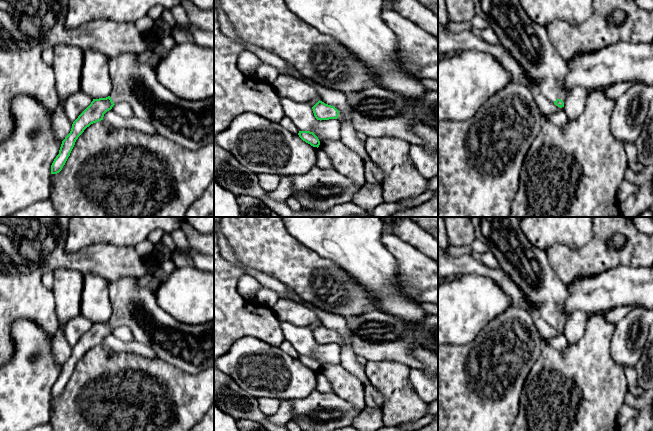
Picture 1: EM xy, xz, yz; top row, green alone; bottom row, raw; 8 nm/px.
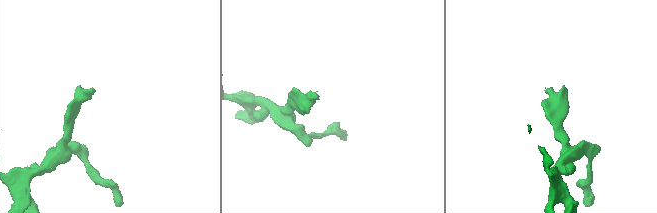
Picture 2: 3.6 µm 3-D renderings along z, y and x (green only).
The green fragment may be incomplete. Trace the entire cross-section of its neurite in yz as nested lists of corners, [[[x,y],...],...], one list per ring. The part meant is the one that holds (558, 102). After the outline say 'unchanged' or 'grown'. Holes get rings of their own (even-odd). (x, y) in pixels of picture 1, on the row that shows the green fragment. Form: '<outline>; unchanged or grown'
[[[473,0],[476,15],[487,19],[499,38],[500,44],[523,68],[528,78],[556,106],[564,107],[564,102],[571,91],[563,87],[567,75],[567,62],[554,48],[547,28],[532,21],[525,13],[520,0]]]; grown

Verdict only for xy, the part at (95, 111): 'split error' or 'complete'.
split error

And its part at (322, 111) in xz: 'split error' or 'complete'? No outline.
split error

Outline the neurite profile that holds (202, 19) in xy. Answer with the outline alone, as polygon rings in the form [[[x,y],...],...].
[[[181,0],[180,5],[185,9],[190,24],[214,32],[214,10],[201,9],[190,0]]]

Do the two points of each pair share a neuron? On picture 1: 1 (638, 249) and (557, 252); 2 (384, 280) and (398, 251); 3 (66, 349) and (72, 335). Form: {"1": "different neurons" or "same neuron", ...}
{"1": "same neuron", "2": "different neurons", "3": "different neurons"}

